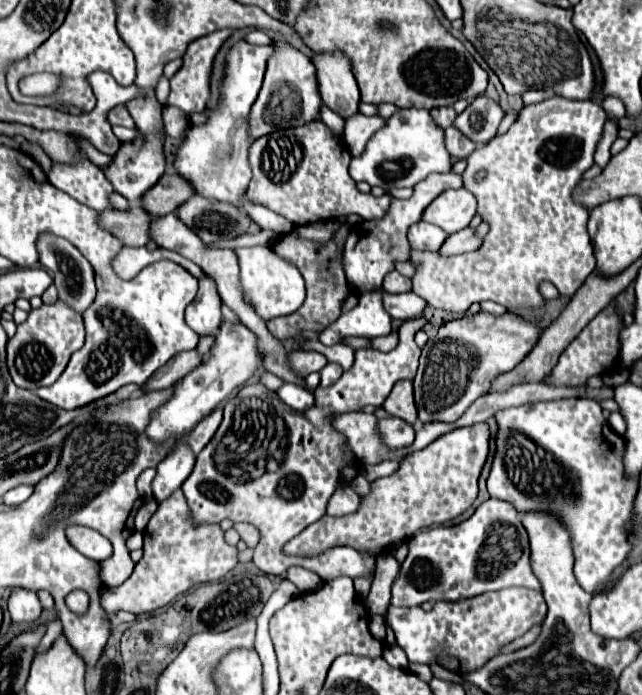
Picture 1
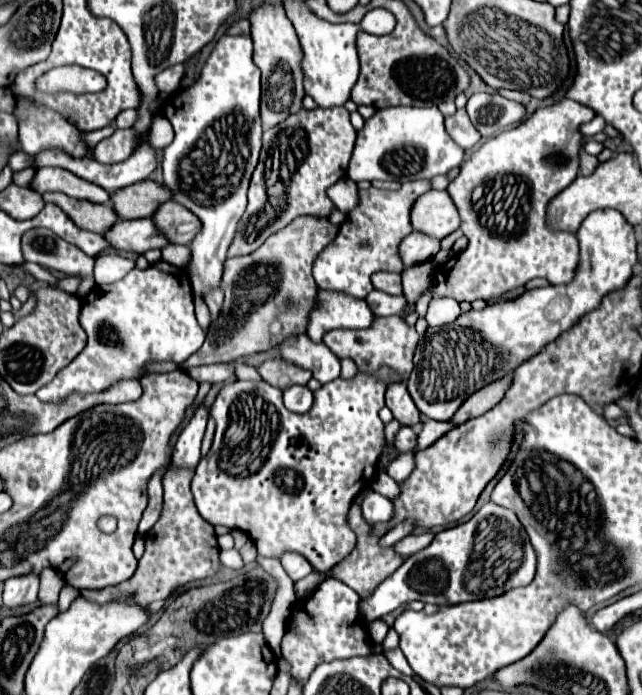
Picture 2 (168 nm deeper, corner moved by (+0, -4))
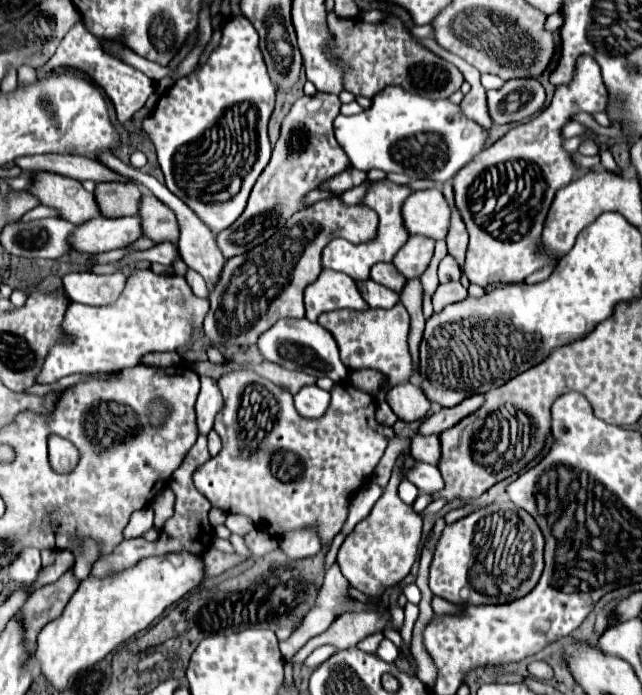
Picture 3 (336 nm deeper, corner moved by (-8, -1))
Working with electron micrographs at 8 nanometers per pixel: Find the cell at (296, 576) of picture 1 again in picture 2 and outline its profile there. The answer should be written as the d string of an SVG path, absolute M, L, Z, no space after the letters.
M286 553L280 561L282 561L282 567L286 569L286 573L290 575L292 581L298 581L314 571L312 565L304 557L300 557L298 553Z

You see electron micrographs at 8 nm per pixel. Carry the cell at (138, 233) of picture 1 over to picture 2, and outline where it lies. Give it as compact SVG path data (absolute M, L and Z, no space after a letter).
M44 193L42 197L44 197L44 201L60 205L64 209L64 213L78 227L92 231L92 233L104 235L108 229L112 229L114 223L120 221L120 217L116 215L112 205L96 205L96 203L90 203L90 201L72 199L64 193Z

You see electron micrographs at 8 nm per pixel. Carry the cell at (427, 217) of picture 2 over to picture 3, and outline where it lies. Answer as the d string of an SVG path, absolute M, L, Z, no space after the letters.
M436 188L418 190L418 192L412 192L404 200L402 218L404 218L404 226L410 236L418 234L418 236L428 236L432 240L444 240L448 234L448 226L450 226L450 206L440 190L436 190Z

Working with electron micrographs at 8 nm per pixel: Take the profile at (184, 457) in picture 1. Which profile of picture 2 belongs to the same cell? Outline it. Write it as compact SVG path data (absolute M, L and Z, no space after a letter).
M200 405L192 417L192 421L188 423L188 427L182 431L174 453L172 453L172 463L170 467L174 469L196 469L198 461L200 461L200 441L206 429L206 421L208 421L208 411Z

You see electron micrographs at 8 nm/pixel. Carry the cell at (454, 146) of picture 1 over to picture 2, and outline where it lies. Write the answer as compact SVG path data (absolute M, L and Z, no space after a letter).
M458 109L456 115L446 117L446 131L464 151L472 149L480 141L480 133L470 123L466 109Z

